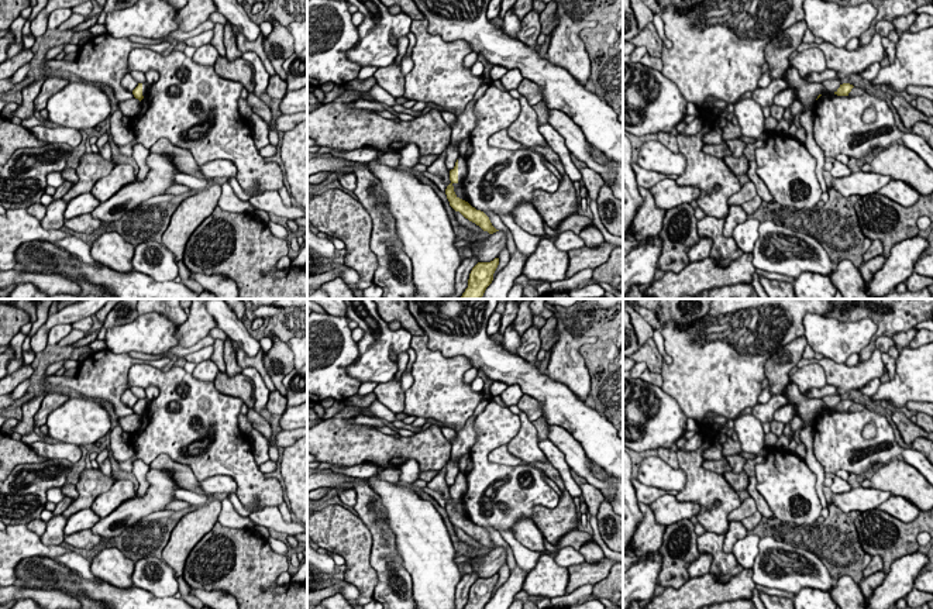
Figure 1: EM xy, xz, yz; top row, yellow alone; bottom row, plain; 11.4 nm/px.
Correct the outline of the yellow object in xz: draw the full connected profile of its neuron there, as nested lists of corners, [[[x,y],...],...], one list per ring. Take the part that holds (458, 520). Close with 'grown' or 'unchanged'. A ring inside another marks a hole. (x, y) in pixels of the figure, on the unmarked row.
[[[458,472],[455,482],[450,486],[450,496],[451,499],[445,505],[447,515],[450,517],[450,522],[459,527],[465,534],[479,541],[483,547],[488,547],[489,550],[493,550],[499,546],[496,546],[489,533],[481,527],[472,523],[468,517],[459,515],[454,505],[461,502],[465,492],[468,489],[466,475],[464,472]]]; grown

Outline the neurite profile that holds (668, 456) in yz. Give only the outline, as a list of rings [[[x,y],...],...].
[[[658,448],[657,453],[657,455],[669,467],[679,469],[676,451],[674,448]]]

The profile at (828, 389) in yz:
[[[824,385],[823,388],[812,388],[803,395],[810,399],[822,399],[827,395],[839,395],[839,393],[833,385]]]

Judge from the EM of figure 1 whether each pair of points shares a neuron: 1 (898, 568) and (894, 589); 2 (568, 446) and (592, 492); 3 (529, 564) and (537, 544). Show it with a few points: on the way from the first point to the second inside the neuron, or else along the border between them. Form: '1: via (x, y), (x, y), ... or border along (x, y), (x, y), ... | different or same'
1: via (898, 574), (897, 584) | same
2: border along (587, 481), (606, 499) | different
3: border along (510, 532), (520, 543), (540, 554) | different

